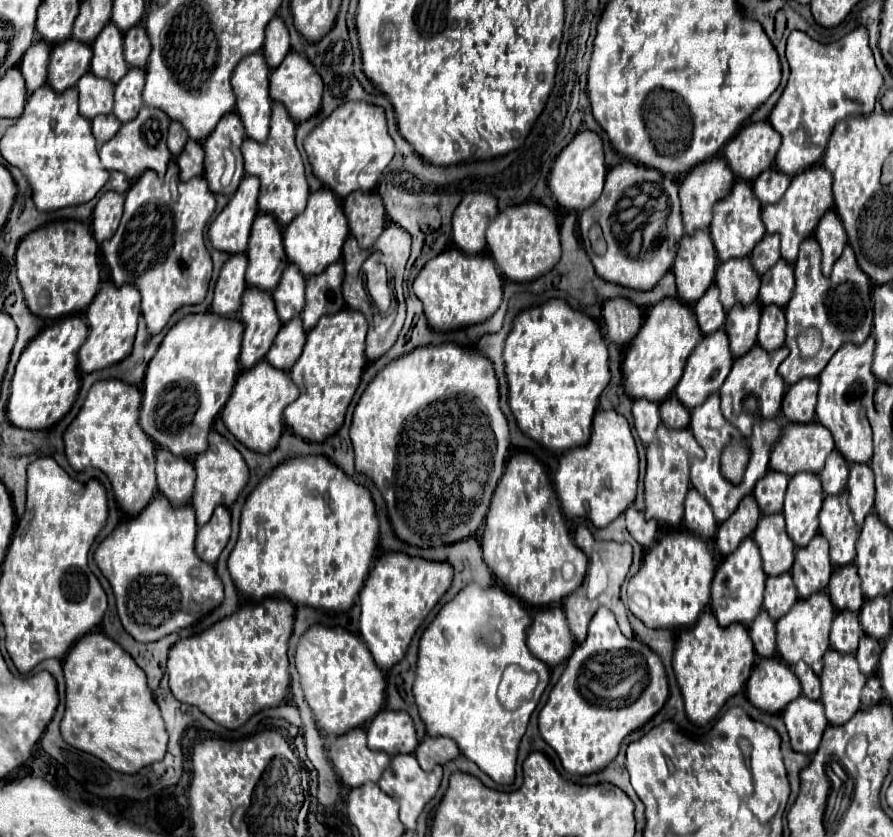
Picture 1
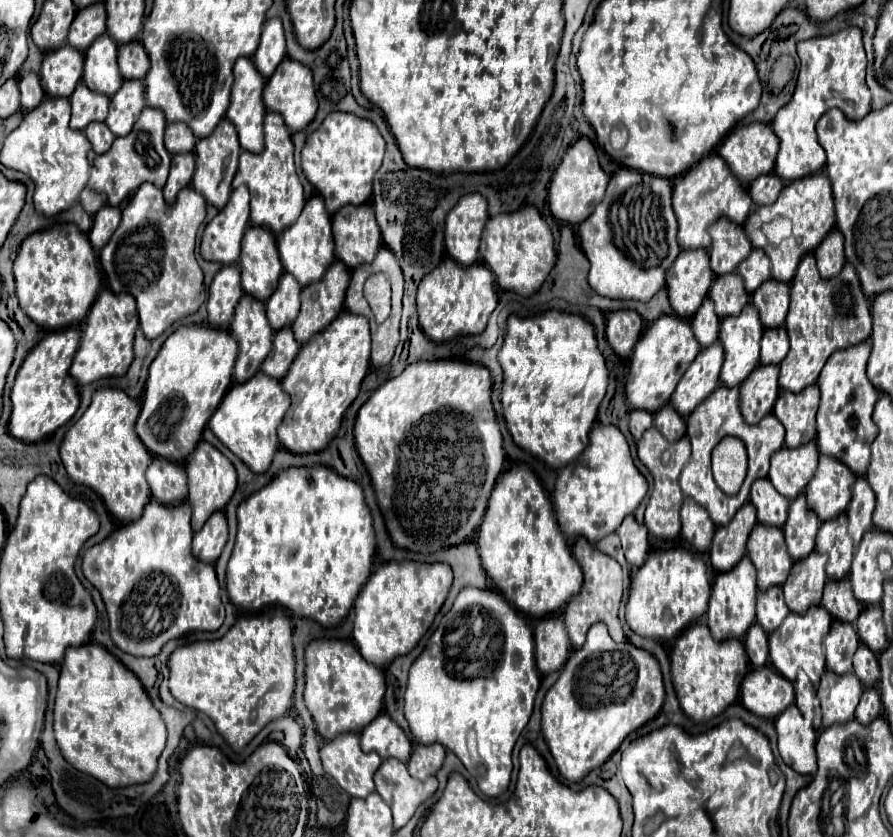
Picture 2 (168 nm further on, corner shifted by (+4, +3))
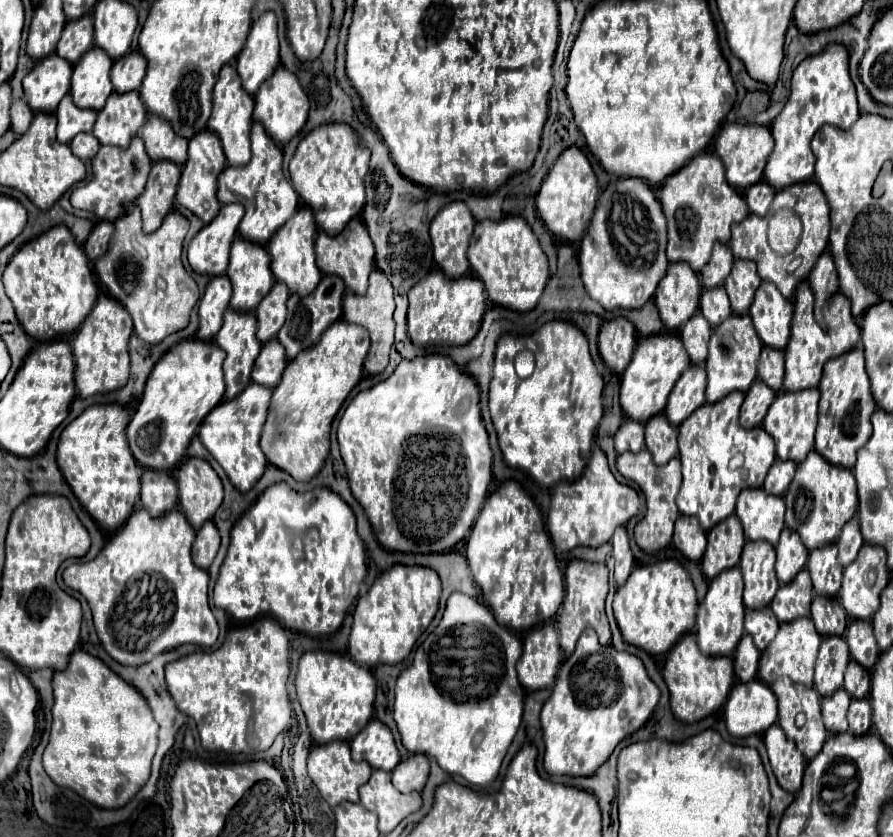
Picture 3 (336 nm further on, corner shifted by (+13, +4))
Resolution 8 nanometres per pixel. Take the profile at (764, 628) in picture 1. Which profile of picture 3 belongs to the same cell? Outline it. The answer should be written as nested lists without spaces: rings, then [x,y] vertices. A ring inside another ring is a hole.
[[[744,634],[736,646],[736,652],[734,652],[734,672],[740,682],[756,678],[758,660],[760,660],[760,652],[756,650],[750,634]]]

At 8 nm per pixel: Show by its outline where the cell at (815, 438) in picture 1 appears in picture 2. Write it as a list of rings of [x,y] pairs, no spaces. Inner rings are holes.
[[[807,443],[797,449],[783,447],[771,459],[769,481],[781,495],[785,495],[787,499],[795,499],[815,473],[817,455],[819,453],[815,443]]]

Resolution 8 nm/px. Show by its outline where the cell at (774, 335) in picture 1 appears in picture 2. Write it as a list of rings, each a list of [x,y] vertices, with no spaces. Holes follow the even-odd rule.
[[[765,329],[761,339],[761,365],[779,365],[789,351],[787,331],[781,329]]]

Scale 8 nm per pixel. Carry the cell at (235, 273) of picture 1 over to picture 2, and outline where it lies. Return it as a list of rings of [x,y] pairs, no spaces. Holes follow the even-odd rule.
[[[225,265],[213,279],[209,287],[209,323],[215,329],[229,329],[231,315],[235,311],[235,305],[243,297],[243,289],[239,283],[239,267],[237,265]]]

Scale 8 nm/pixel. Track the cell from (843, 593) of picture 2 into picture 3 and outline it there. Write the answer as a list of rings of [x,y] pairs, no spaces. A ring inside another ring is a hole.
[[[816,596],[812,600],[812,620],[822,636],[844,634],[848,626],[848,614],[836,598]]]

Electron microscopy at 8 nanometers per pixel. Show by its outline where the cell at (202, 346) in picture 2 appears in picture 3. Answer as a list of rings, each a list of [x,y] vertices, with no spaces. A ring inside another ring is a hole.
[[[200,338],[178,342],[156,362],[146,380],[138,410],[126,428],[130,450],[140,466],[172,470],[182,462],[204,416],[224,398],[222,362],[222,348],[212,340]]]

